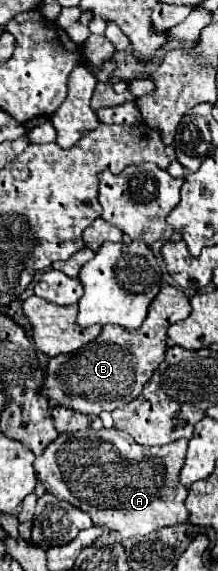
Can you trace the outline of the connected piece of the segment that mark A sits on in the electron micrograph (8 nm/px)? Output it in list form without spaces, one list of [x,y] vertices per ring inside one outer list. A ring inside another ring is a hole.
[[[118,429],[92,431],[92,433],[98,433],[100,439],[94,439],[92,433],[84,433],[84,435],[80,431],[76,433],[78,435],[72,433],[72,439],[70,439],[70,433],[60,433],[56,441],[50,443],[44,449],[44,453],[34,461],[36,475],[44,483],[48,493],[54,493],[58,499],[70,501],[74,507],[88,513],[96,525],[106,525],[108,529],[116,531],[122,539],[128,539],[134,535],[148,535],[162,527],[188,521],[190,513],[184,507],[188,489],[178,479],[178,473],[186,459],[186,449],[188,449],[186,439],[174,441],[170,445],[160,445],[160,447],[144,447],[144,445],[138,445],[130,435]]]

